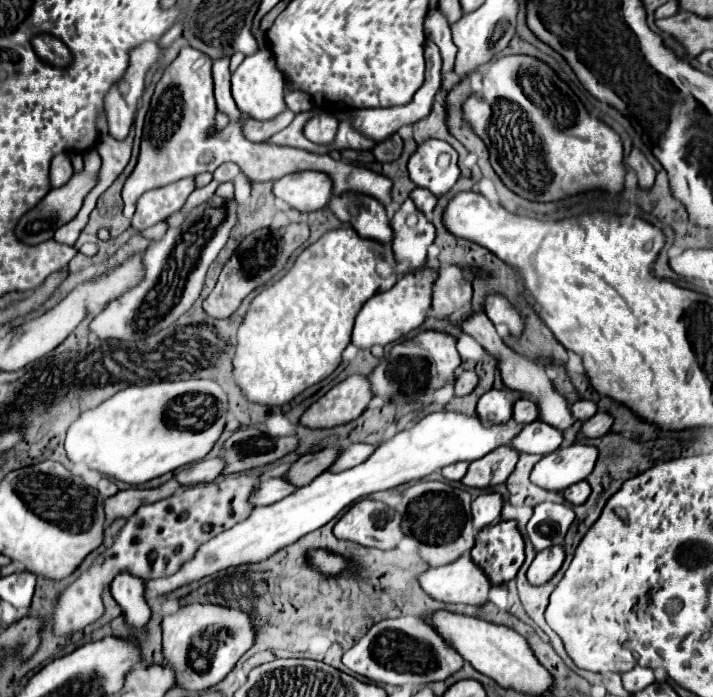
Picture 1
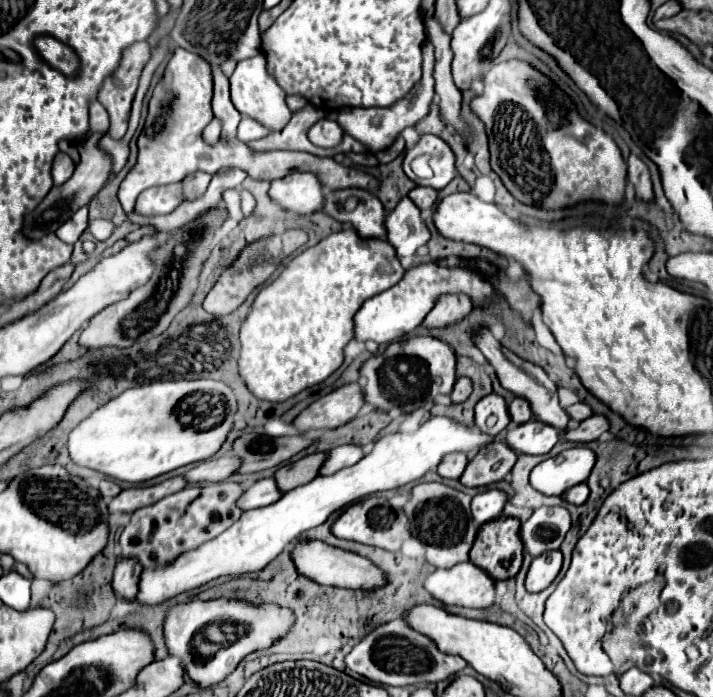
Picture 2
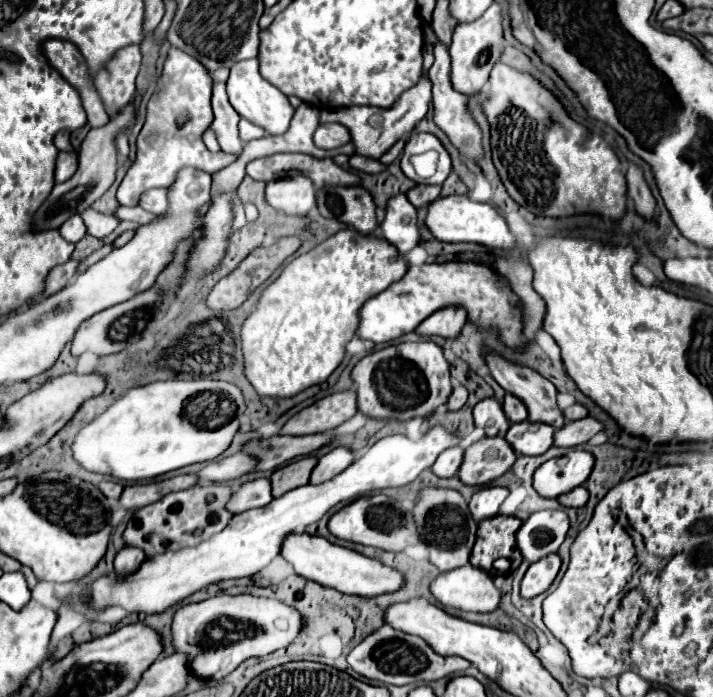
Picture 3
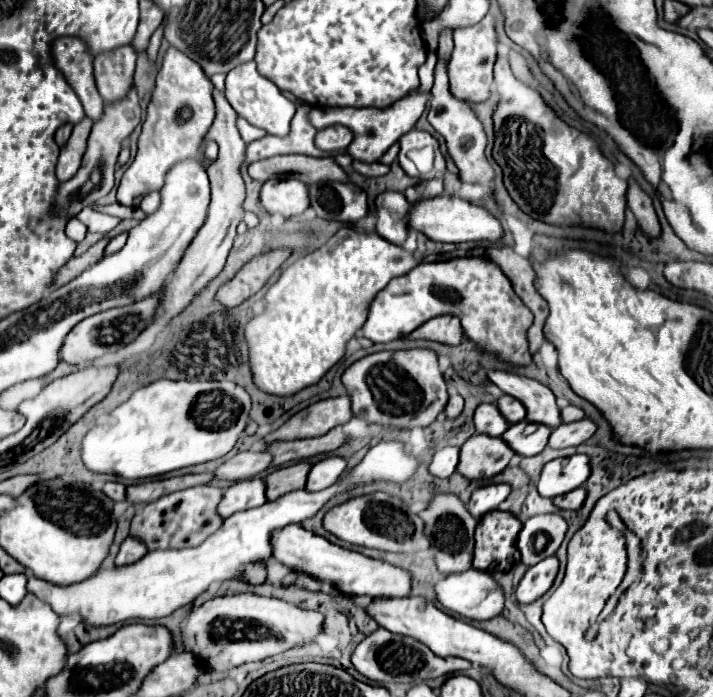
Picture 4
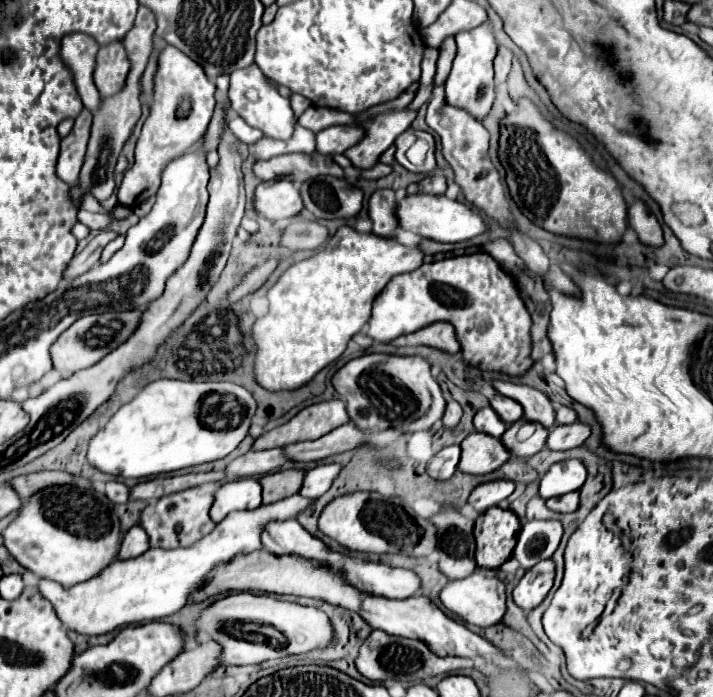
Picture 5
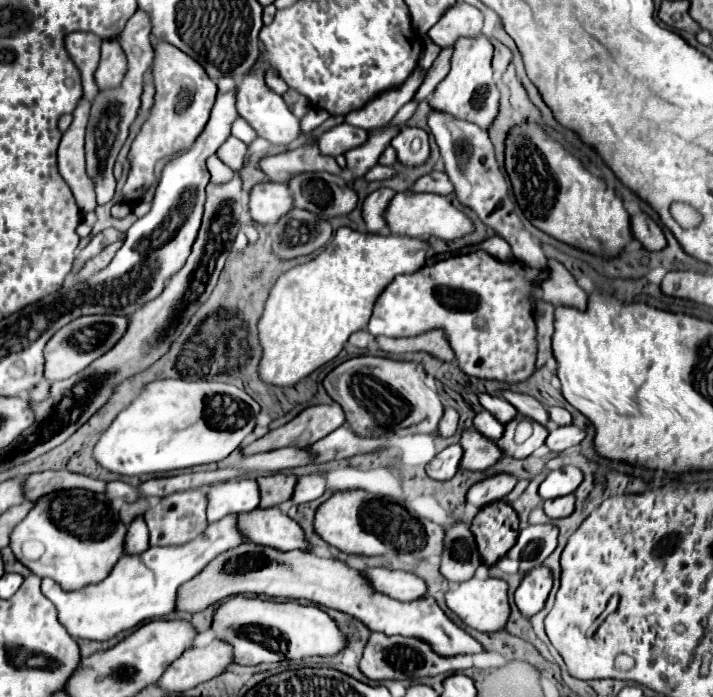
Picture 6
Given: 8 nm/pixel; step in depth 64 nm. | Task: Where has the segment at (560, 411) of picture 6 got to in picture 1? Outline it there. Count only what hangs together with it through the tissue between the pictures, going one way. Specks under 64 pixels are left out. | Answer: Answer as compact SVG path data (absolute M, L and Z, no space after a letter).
M578 400L578 402L574 402L572 406L570 406L570 412L572 412L572 416L576 418L576 420L588 420L588 418L592 418L596 412L598 412L598 408L596 408L596 404L594 402L590 402L590 400Z

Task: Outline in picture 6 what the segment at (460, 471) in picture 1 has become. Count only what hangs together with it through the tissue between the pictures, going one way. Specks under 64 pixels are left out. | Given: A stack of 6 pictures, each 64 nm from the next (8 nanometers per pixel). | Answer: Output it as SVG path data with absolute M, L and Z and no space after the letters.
M452 444L452 446L444 448L426 466L426 472L434 480L450 480L456 474L456 470L460 468L460 458L462 458L462 446L460 444Z

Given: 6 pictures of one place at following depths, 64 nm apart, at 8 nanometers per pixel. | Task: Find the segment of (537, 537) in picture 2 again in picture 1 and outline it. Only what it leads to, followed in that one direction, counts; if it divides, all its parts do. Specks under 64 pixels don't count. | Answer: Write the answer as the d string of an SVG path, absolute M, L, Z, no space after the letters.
M542 502L534 508L532 518L526 524L526 534L536 552L562 544L564 536L574 520L574 512L568 504Z

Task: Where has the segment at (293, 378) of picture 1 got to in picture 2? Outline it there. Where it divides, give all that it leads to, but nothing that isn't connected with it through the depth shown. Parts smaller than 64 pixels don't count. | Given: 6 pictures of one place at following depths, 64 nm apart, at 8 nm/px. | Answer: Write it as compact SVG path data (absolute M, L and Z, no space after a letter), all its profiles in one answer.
M340 230L298 254L282 274L264 286L240 328L240 376L260 400L282 402L324 382L344 360L344 346L354 338L354 314L364 300L391 288L404 276L396 250L384 238L362 238L356 230Z

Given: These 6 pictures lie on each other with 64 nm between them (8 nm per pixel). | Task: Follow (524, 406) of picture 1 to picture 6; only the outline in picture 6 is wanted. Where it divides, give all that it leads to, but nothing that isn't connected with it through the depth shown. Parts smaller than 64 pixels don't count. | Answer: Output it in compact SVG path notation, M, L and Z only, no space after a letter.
M478 394L478 402L484 410L492 412L492 416L496 416L496 420L500 420L502 424L508 424L512 418L516 418L516 408L512 408L512 404L508 404L502 398L490 396L490 394Z

